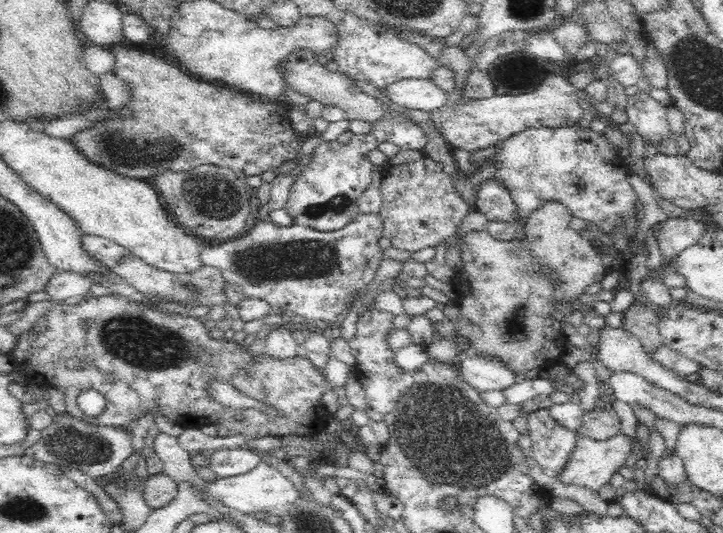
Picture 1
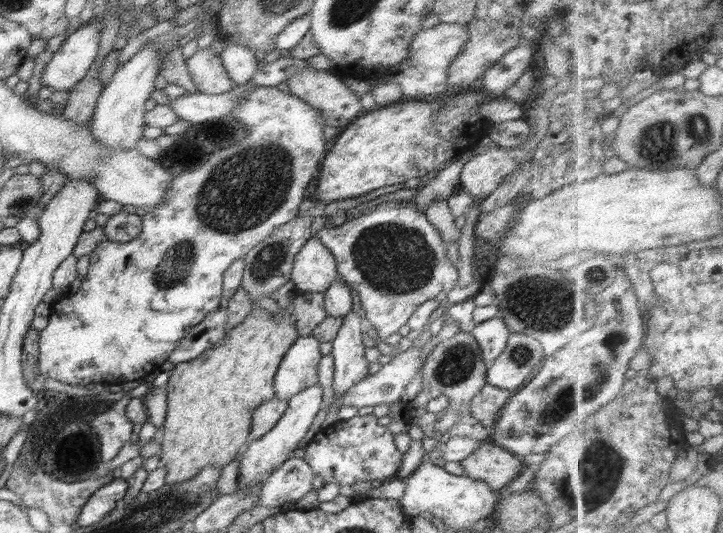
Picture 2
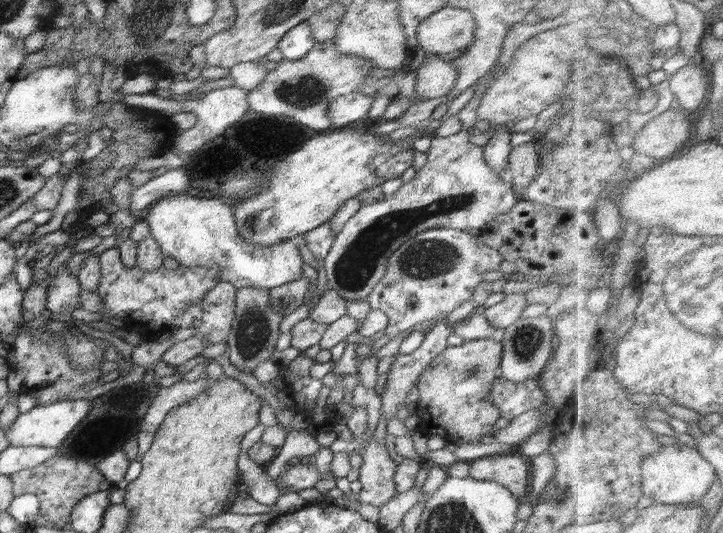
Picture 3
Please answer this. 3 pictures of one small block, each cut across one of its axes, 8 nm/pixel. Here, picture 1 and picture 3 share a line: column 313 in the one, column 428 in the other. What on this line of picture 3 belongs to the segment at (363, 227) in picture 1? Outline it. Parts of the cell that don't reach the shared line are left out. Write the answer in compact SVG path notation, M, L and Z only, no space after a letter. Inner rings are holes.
M432 227L420 231L398 249L392 251L386 263L386 273L365 298L371 310L382 310L388 316L389 321L385 330L390 339L396 338L398 334L402 334L404 330L416 324L438 323L454 308L458 308L463 302L473 298L475 288L483 281L483 272L498 270L504 260L498 250L486 246L484 237L480 231L474 236L470 232L458 229Z

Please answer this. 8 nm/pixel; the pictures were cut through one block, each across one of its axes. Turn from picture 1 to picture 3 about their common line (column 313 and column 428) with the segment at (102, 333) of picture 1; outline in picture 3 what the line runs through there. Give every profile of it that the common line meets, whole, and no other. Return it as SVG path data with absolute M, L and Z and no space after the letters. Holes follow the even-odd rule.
M492 339L471 340L460 346L447 346L443 352L435 356L422 375L417 380L416 390L420 397L415 413L420 417L418 430L425 436L431 437L435 432L441 432L445 437L446 446L450 444L478 443L482 436L495 430L500 417L498 408L489 402L489 393L493 380L498 378L502 358L501 342Z

